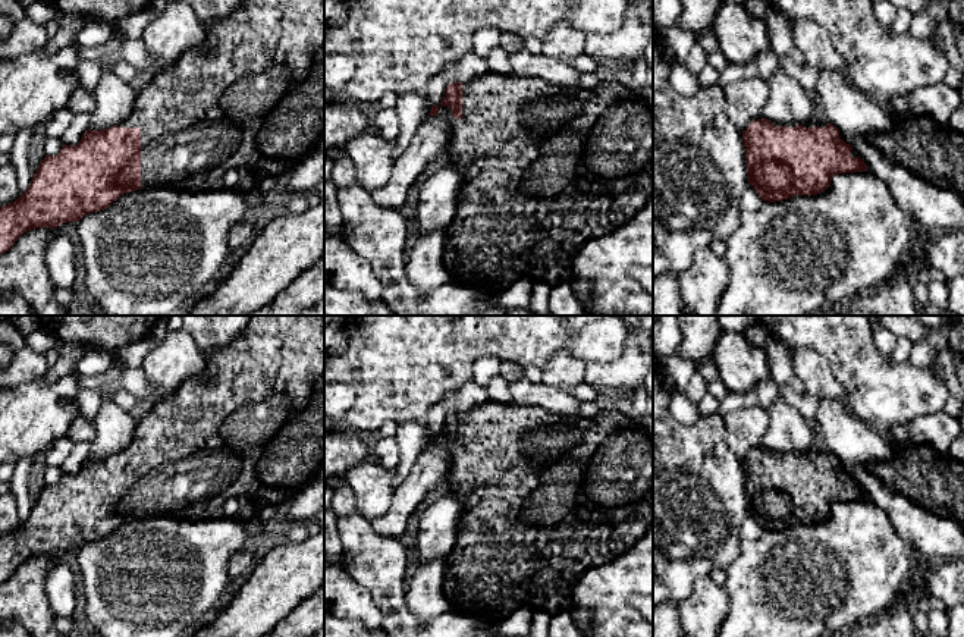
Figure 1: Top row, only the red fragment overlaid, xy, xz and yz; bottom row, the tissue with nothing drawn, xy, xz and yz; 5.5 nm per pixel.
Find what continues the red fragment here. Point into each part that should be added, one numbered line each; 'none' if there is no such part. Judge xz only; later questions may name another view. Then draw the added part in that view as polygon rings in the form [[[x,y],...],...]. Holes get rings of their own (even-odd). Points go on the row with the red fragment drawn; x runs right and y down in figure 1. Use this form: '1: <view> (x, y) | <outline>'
1: xz (546, 168) | [[[489,70],[462,82],[462,98],[461,120],[452,116],[450,107],[448,109],[450,136],[445,151],[449,161],[464,173],[455,217],[445,229],[443,264],[452,273],[452,283],[478,288],[489,294],[508,289],[521,279],[531,279],[550,288],[568,283],[571,282],[571,261],[583,242],[618,229],[653,200],[653,109],[629,87],[605,81],[594,88],[580,90],[552,85],[534,78],[503,76]]]

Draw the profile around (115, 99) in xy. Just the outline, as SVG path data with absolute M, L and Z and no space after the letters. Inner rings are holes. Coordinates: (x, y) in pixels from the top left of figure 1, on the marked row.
M114 72L106 73L91 91L95 98L91 131L107 129L123 122L131 114L136 100L132 85L117 78Z

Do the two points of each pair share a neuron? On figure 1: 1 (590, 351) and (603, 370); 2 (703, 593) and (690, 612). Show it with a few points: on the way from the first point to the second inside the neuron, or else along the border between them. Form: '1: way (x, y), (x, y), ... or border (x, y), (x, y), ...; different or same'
1: border (625, 341), (624, 350), (615, 358), (587, 364); different
2: way (703, 598), (694, 608); same

